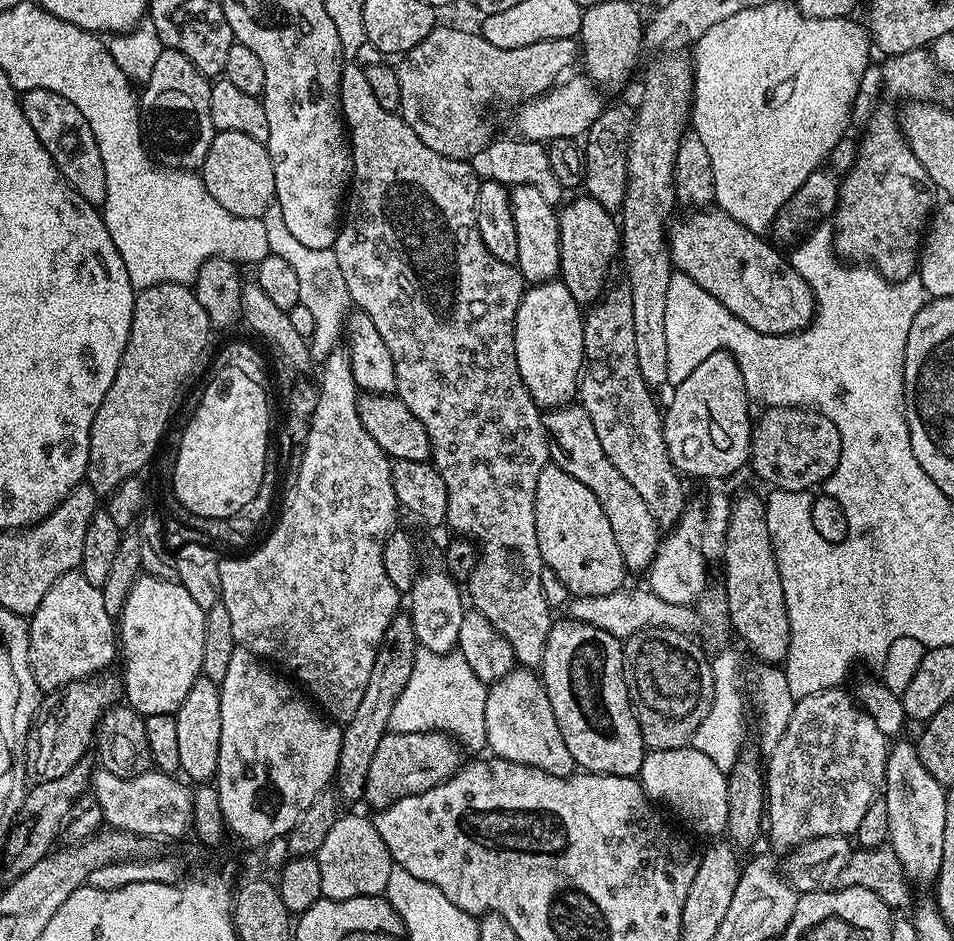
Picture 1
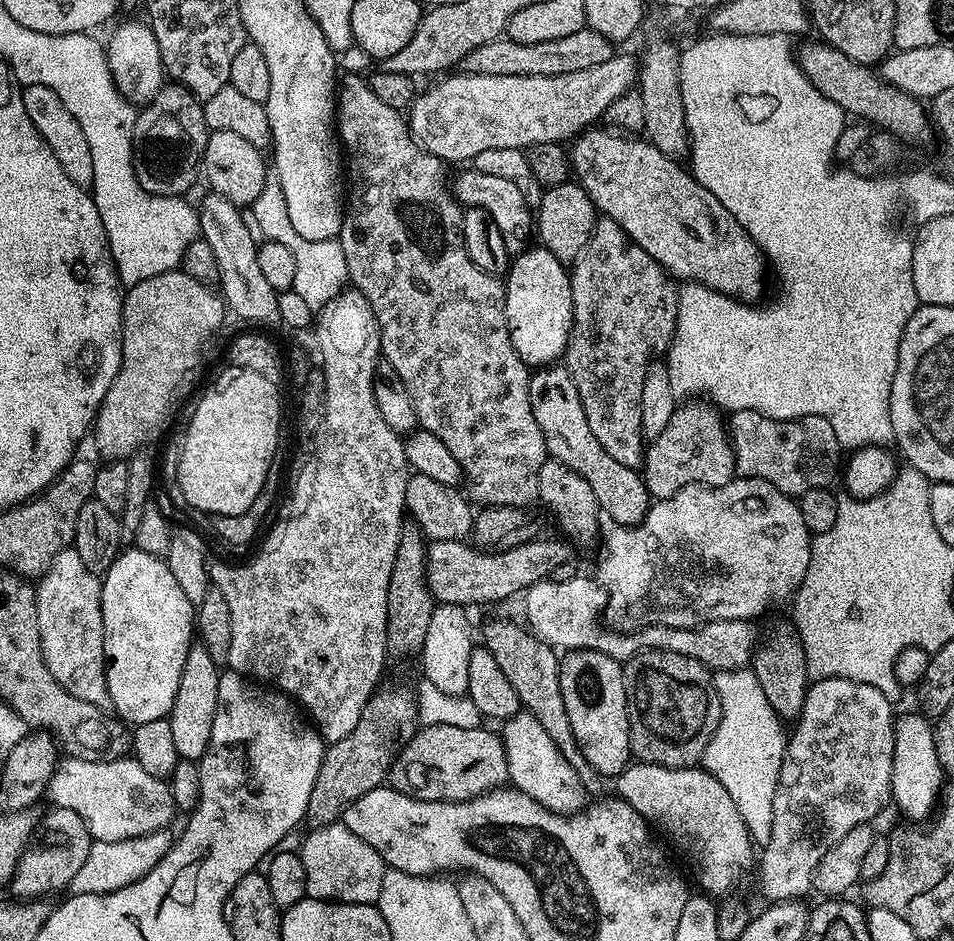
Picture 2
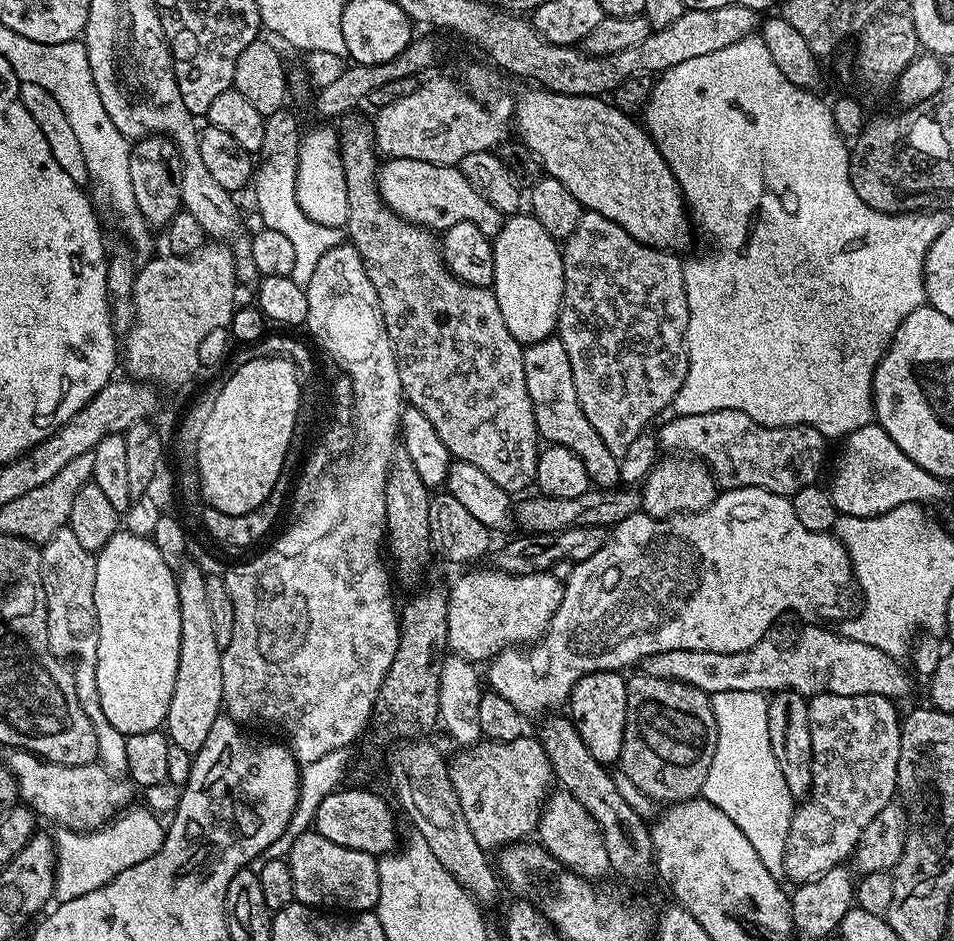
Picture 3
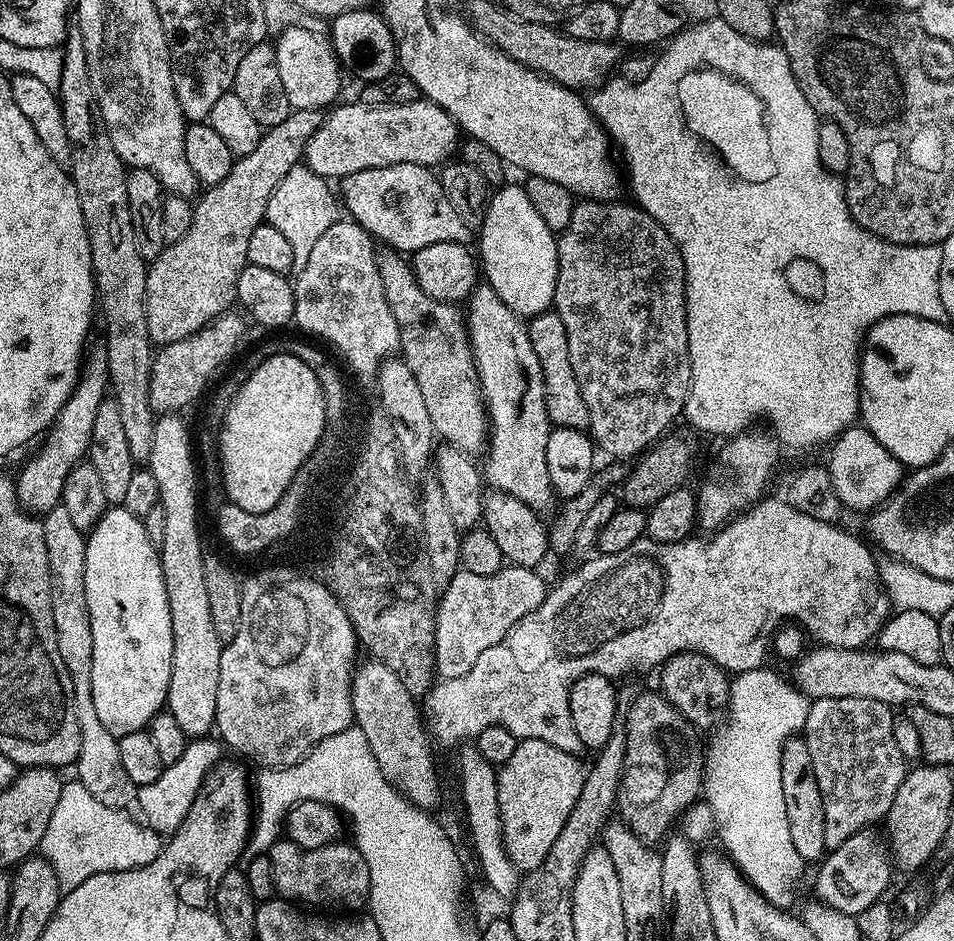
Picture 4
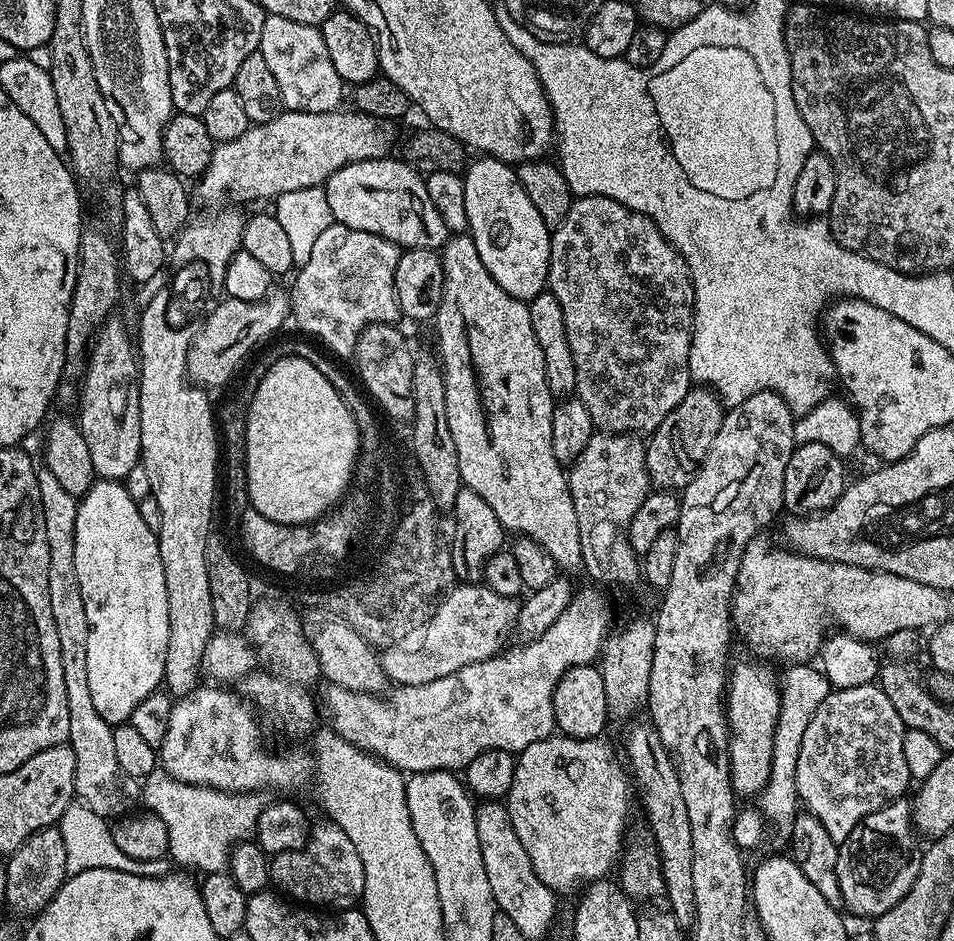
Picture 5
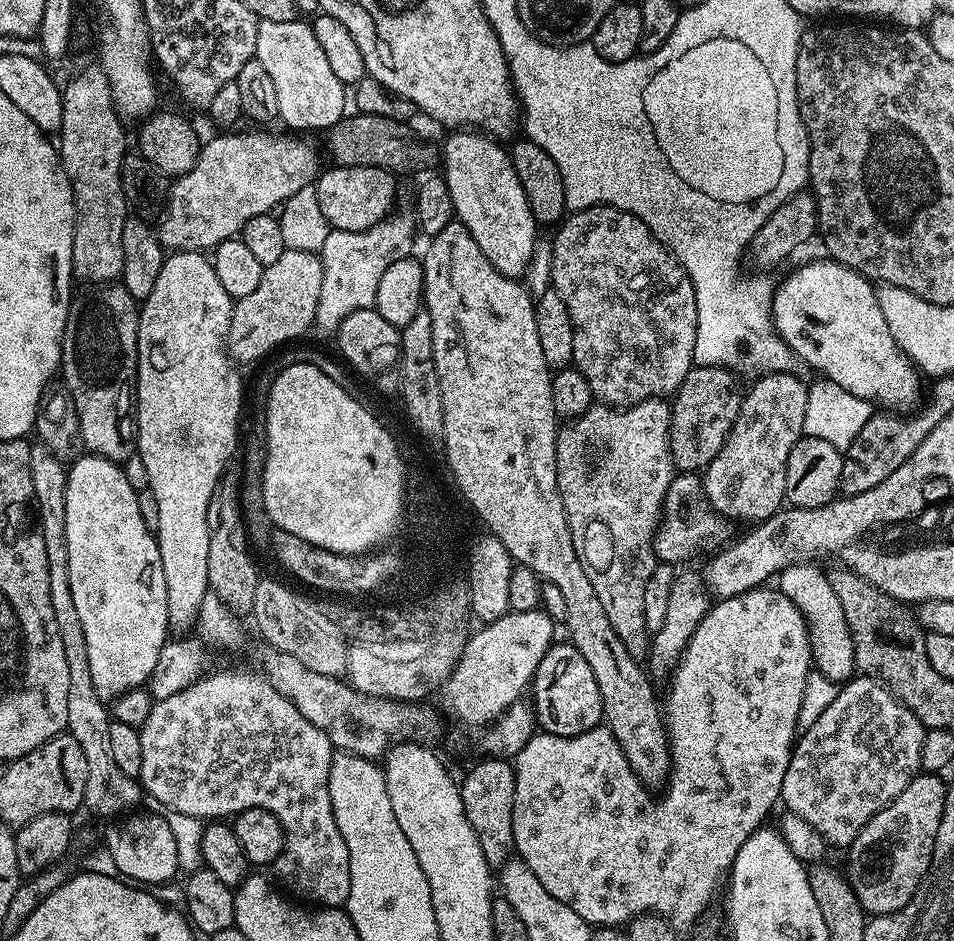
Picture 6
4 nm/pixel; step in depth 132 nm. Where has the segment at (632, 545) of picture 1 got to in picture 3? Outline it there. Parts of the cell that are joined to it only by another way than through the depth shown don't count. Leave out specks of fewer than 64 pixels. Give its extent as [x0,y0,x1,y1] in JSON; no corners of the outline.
[522,334,620,489]

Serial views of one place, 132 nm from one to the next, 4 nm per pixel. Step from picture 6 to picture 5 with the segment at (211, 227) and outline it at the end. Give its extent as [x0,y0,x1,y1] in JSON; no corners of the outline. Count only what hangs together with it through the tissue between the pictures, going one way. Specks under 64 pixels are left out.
[194,110,397,206]

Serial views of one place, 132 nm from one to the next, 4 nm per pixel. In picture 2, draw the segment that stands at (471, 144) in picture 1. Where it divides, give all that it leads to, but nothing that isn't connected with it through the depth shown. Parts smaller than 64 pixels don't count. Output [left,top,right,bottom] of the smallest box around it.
[462,26,614,76]

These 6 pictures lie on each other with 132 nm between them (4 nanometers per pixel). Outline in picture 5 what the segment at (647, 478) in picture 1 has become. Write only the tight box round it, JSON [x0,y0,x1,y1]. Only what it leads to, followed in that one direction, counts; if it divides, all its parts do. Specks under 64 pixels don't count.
[547,196,694,434]

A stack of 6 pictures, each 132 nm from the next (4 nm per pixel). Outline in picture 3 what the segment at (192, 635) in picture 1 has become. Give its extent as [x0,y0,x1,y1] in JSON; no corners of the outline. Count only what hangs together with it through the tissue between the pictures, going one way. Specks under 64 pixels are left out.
[94,531,182,736]

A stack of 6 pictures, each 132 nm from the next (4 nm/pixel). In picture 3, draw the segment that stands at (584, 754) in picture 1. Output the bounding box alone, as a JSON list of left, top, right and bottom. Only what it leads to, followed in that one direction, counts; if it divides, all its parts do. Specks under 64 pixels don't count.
[566,672,628,766]

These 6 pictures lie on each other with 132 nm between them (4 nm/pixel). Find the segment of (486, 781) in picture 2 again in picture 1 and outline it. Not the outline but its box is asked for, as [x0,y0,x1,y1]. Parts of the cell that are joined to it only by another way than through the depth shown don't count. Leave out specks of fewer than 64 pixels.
[364,732,462,810]

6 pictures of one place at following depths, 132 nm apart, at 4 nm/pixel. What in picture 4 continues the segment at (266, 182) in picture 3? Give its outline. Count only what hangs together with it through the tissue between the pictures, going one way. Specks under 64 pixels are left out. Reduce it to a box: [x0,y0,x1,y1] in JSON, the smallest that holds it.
[266,166,342,269]

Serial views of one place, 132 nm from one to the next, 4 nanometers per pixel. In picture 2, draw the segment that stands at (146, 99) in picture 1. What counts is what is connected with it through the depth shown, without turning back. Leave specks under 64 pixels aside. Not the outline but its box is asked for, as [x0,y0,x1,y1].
[132,82,209,197]

